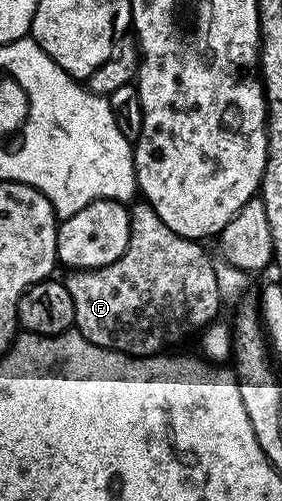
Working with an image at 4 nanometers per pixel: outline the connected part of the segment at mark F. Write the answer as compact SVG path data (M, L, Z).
M146 201L136 202L134 206L130 208L131 232L125 253L121 253L117 261L92 271L72 270L65 282L69 297L73 297L74 330L104 351L121 351L132 357L151 357L166 352L163 350L170 343L179 343L194 331L195 334L202 332L218 316L215 314L219 311L221 296L215 263L207 256L204 244L173 233L173 229L169 229L169 225L157 217Z

